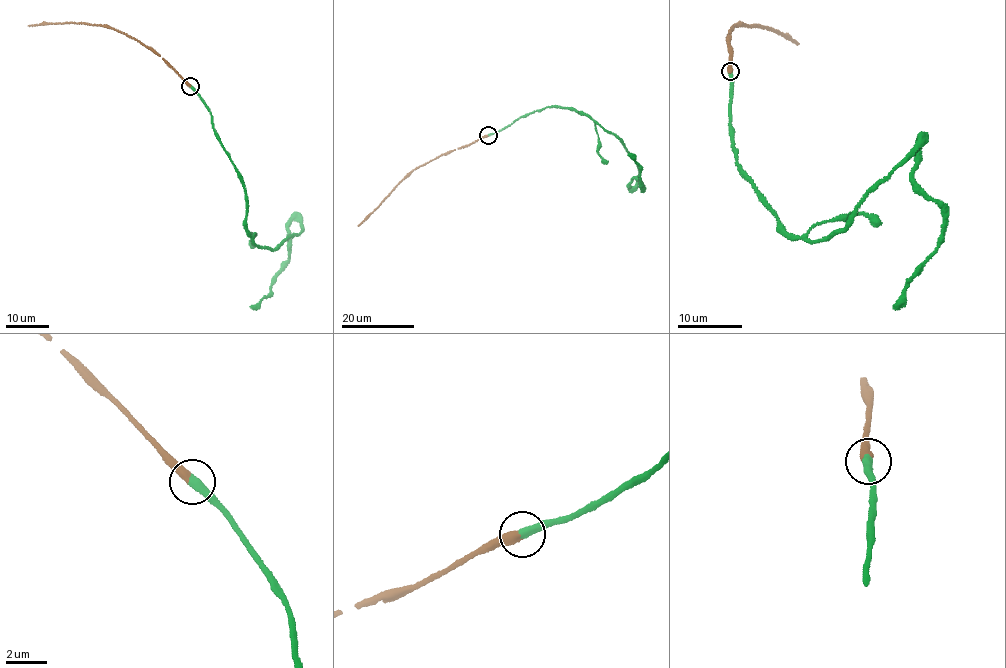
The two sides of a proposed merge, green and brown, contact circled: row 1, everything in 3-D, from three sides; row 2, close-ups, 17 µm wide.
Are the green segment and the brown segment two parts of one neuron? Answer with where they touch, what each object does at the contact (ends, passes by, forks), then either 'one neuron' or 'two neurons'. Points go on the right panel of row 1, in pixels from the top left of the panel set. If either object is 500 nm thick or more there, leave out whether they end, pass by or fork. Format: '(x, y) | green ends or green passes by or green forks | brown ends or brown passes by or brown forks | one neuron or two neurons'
(730, 71) | green ends | brown ends | one neuron

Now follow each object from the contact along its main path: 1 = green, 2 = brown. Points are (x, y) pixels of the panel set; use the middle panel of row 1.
1: (487, 136), (554, 105), (620, 138), (639, 172), (631, 188), (635, 177), (642, 188), (627, 154)
2: (487, 136), (417, 167), (358, 226)

